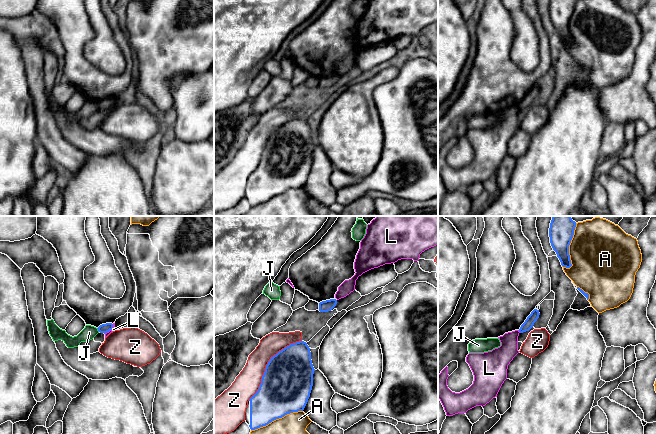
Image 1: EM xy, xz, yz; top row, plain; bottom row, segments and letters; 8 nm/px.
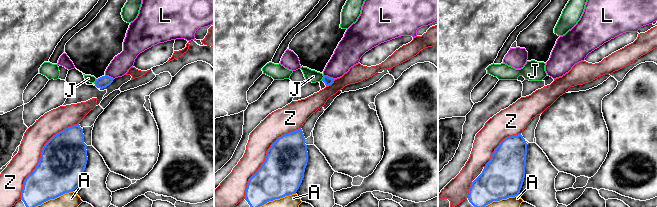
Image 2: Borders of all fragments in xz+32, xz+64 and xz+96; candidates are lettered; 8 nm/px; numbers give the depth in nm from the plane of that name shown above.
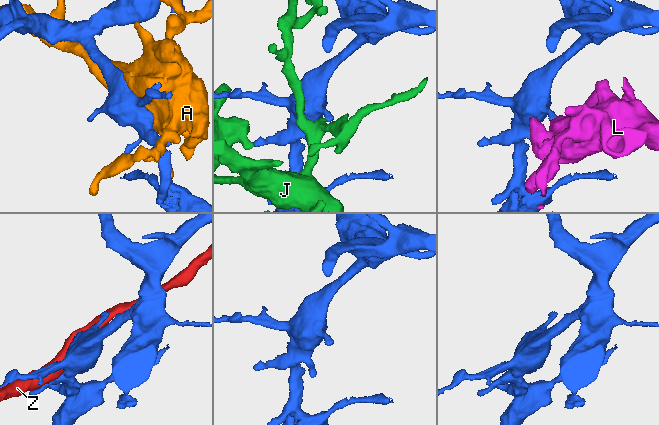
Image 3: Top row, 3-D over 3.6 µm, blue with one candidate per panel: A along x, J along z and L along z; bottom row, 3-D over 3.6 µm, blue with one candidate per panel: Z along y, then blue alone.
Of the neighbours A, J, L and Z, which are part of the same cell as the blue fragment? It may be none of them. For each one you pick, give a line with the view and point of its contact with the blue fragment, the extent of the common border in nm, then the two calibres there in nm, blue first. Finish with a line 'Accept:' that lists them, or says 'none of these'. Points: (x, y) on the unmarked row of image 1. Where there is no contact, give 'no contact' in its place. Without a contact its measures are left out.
Accept: none of these

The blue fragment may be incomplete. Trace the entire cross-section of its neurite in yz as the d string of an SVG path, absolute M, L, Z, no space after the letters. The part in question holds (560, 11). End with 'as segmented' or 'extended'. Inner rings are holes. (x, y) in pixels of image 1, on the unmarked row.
M550 0L549 13L553 26L556 28L561 41L566 44L572 42L569 21L574 11L576 0Z; as segmented

